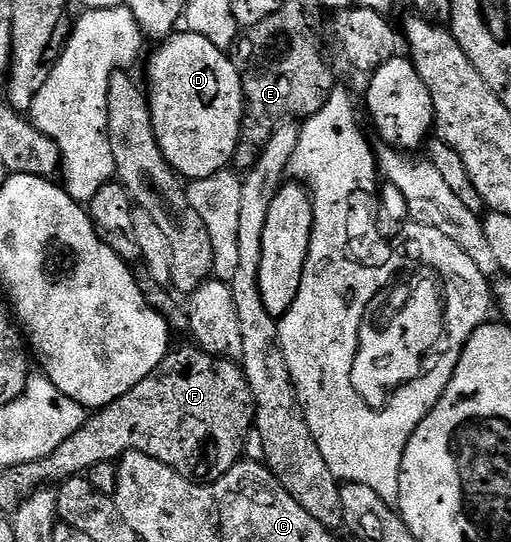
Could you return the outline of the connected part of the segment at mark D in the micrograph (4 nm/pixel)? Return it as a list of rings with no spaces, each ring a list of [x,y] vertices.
[[[177,32],[172,35],[164,44],[149,58],[149,86],[147,85],[147,97],[149,100],[149,111],[153,114],[153,128],[157,132],[157,140],[161,143],[163,156],[168,160],[172,170],[185,180],[194,180],[211,176],[226,169],[232,163],[237,145],[241,139],[241,119],[245,117],[245,87],[241,85],[241,72],[236,61],[228,58],[222,47],[211,44],[207,36],[190,34],[188,32]]]

